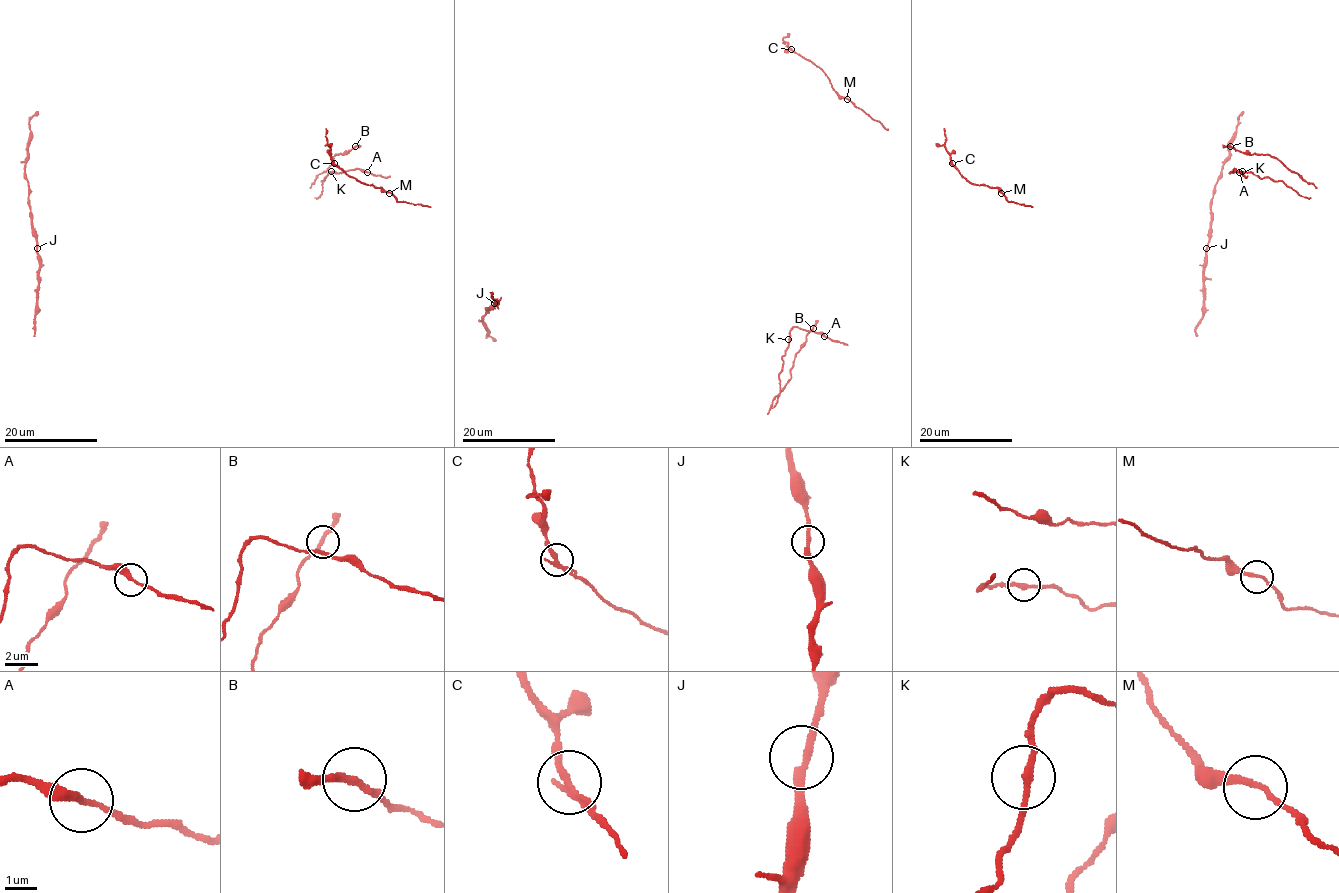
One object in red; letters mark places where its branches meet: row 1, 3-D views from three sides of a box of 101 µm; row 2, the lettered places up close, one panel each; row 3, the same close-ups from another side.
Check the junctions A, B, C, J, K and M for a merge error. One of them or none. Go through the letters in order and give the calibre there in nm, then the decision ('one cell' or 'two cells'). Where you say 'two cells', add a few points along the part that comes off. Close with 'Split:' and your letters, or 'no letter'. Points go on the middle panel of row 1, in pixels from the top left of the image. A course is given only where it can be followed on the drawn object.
A: 240 nm | one cell
B: 220 nm | one cell
C: 240 nm | one cell
J: 240 nm | one cell
K: 220 nm | one cell
M: 170 nm | one cell
Split: no letter

